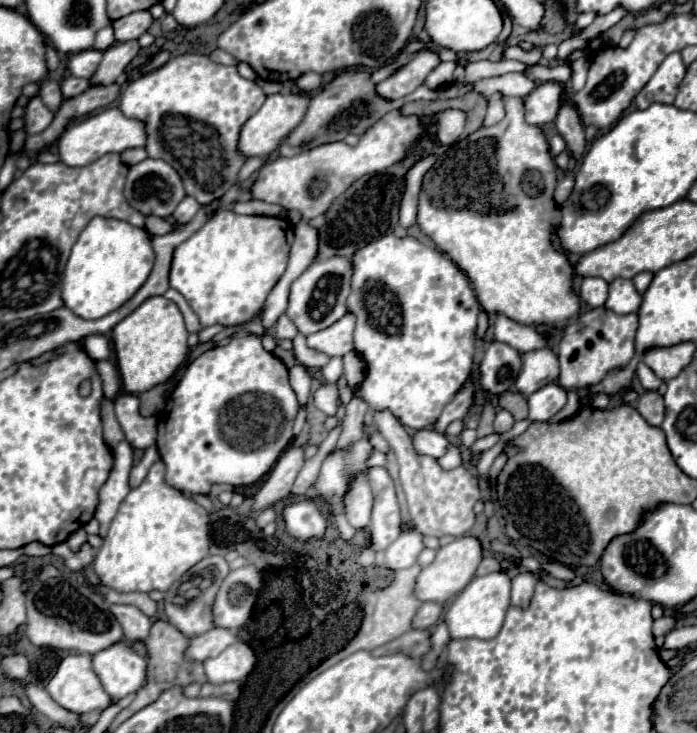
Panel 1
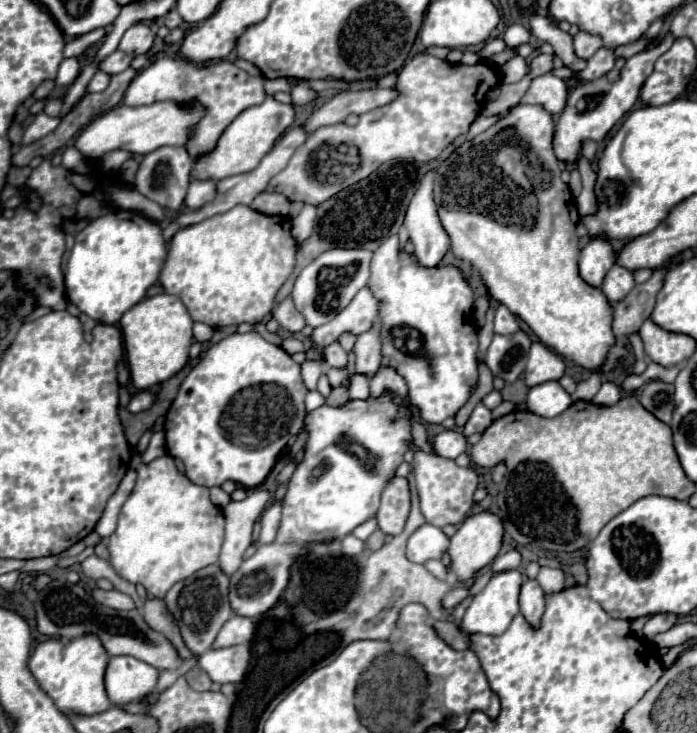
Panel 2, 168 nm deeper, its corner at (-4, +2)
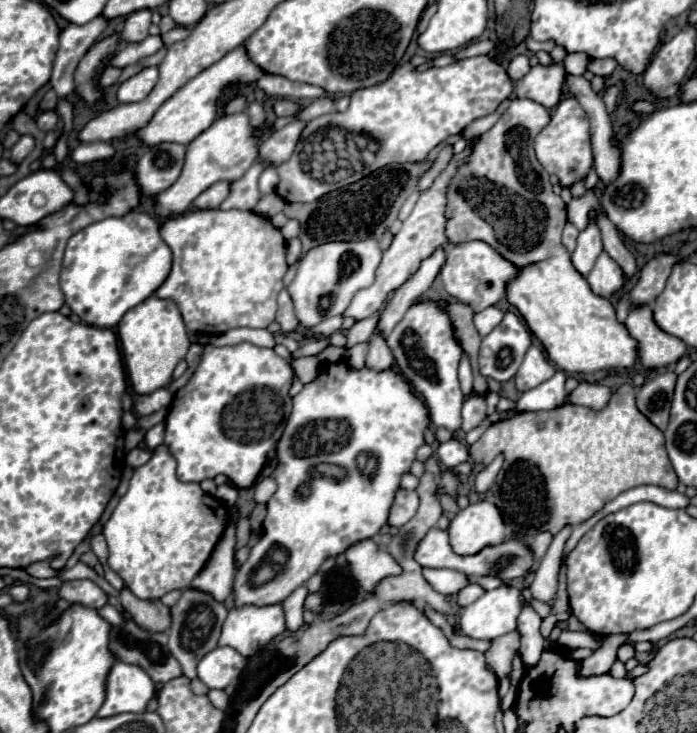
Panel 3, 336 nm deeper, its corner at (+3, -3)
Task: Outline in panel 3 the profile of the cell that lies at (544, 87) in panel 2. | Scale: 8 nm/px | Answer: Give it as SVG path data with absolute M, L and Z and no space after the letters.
M535 65L515 83L513 95L541 103L545 109L553 109L561 99L563 73L563 65Z

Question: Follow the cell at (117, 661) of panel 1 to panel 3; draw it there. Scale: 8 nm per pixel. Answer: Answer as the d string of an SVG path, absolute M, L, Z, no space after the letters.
M115 661L107 675L107 697L97 717L111 717L119 713L143 713L153 697L155 683L141 667Z

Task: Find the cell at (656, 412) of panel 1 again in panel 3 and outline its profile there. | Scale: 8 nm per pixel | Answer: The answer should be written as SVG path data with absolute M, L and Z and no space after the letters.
M663 373L637 389L637 409L661 431L665 431L669 421L669 407L675 381L675 373Z

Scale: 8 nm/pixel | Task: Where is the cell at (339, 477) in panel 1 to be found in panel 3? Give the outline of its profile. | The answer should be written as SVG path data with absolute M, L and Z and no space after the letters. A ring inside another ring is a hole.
M347 363L321 365L319 377L313 383L307 383L303 391L293 397L291 419L277 443L279 465L273 477L279 487L267 501L267 515L259 543L251 549L249 559L235 573L235 607L267 607L283 603L297 587L301 587L319 571L327 557L343 553L355 541L375 537L387 523L389 507L393 503L395 491L399 489L401 475L409 471L415 451L425 443L423 431L427 425L429 417L423 401L397 371L355 371ZM321 463L337 465L345 471L345 475L341 479L323 477L321 469L317 469Z

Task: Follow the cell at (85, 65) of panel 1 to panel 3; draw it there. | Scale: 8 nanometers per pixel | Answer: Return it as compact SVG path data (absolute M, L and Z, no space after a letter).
M147 37L145 41L139 41L139 43L125 43L117 49L117 53L111 57L109 65L111 67L117 67L117 69L123 69L127 65L133 65L137 63L139 59L147 57L147 55L153 55L157 49L161 49L163 43L161 43L161 37Z

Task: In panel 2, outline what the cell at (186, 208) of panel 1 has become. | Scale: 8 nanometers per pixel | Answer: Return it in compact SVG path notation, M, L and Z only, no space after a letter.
M196 180L190 184L188 188L188 194L186 194L186 206L192 208L192 210L198 210L202 208L206 202L214 200L216 196L216 182L214 180Z

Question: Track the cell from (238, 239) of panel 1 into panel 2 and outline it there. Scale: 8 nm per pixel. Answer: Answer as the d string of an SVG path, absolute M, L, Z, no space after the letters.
M234 206L224 214L210 216L198 224L180 228L170 244L164 270L160 274L160 284L166 294L178 296L188 308L194 322L204 322L212 328L230 324L256 324L274 308L274 298L280 286L294 270L296 240L290 232L290 220L284 216L266 216L250 206Z

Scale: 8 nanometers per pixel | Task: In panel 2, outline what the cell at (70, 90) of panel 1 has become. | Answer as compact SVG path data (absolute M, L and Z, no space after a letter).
M98 70L98 72L94 74L94 78L90 80L90 84L88 84L88 92L102 92L108 84L110 84L110 74Z

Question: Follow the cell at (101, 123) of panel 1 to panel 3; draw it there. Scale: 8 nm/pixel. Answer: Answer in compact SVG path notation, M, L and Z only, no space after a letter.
M237 47L229 51L221 61L213 63L205 71L201 71L197 77L193 77L187 85L183 85L173 97L169 97L153 115L153 119L137 129L133 137L137 137L143 145L155 147L159 143L179 143L189 145L199 133L203 133L217 117L219 117L219 105L223 97L223 89L229 83L255 83L263 71L249 61L243 47Z

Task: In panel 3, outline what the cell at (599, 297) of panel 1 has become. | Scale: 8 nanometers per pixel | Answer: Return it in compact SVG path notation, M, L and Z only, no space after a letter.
M591 223L585 231L579 233L577 237L577 249L571 253L573 267L587 277L589 271L593 269L593 263L597 261L597 255L601 255L603 243L601 243L601 233L595 223Z

